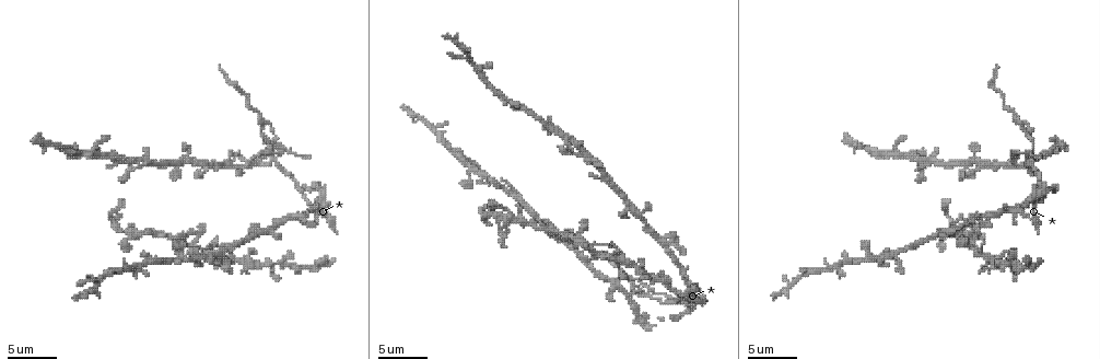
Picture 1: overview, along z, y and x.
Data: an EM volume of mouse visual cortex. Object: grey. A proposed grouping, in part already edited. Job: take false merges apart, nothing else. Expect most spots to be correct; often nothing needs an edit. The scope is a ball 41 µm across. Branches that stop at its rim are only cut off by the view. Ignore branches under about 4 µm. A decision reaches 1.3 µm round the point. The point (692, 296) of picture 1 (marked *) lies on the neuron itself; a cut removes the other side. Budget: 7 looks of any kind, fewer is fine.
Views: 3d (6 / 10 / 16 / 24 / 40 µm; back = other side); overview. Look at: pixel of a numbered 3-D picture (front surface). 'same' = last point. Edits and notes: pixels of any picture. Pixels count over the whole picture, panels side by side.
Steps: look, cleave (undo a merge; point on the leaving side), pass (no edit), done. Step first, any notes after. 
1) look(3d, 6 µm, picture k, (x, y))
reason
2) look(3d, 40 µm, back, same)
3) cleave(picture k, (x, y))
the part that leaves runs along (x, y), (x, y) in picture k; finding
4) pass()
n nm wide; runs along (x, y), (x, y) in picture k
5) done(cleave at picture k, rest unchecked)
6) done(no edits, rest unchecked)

look(3d, 10 µm, picture 1, (1019, 165))
thin arm on a thick one

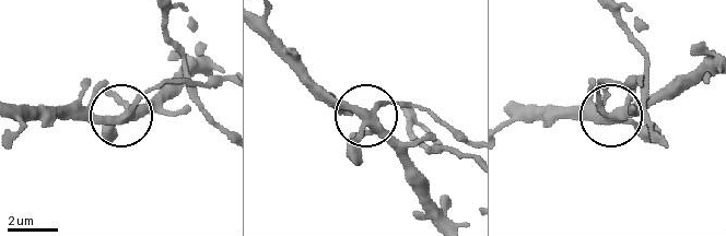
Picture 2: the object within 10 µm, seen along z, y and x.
cleave(picture 2, (404, 102))
5 arms; the part that leaves runs along (378, 107), (396, 101), (426, 109), (465, 138) in picture 2; a second neuron is stuck on

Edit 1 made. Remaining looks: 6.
look(3d, 6 µm, picture 1, (511, 98))
calibre changes

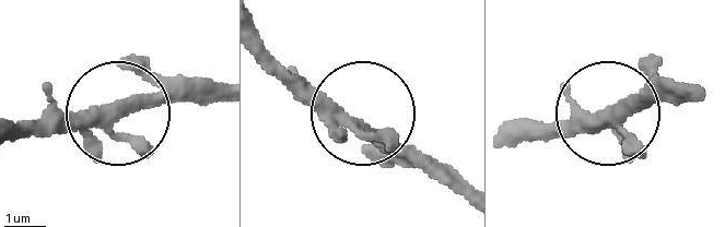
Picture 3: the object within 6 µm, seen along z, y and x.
pass()
280 nm wide; continuous, no second neuron

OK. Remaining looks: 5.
look(3d, 6 µm, picture 1, (109, 216))
three arms meet

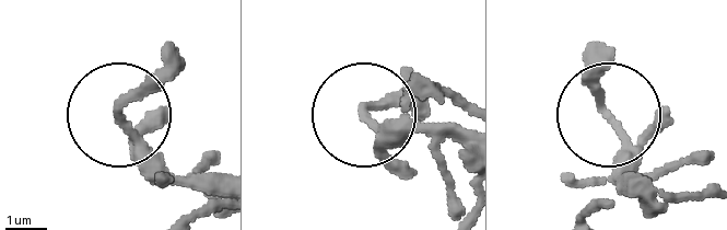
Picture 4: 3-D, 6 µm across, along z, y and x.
look(3d, 6 µm, back, picture 4, (612, 118))
from behind

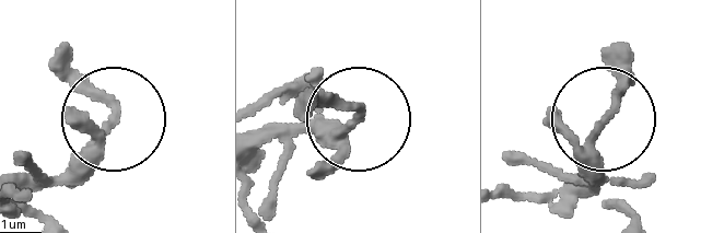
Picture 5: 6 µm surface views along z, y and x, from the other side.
pass()
runs along (256, 154), (358, 123), (312, 95) in picture 5; continuous, no second neuron

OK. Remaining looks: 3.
done(cleave at picture 2, rest unchecked)

